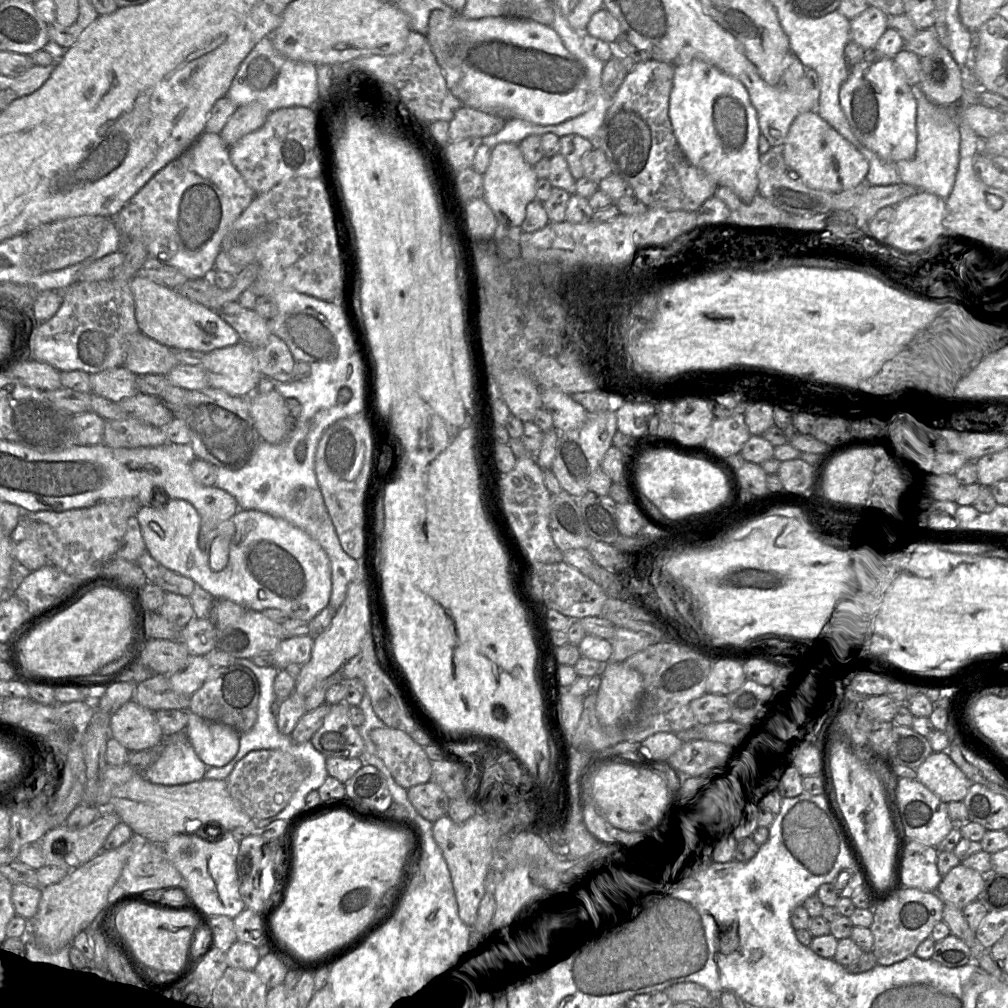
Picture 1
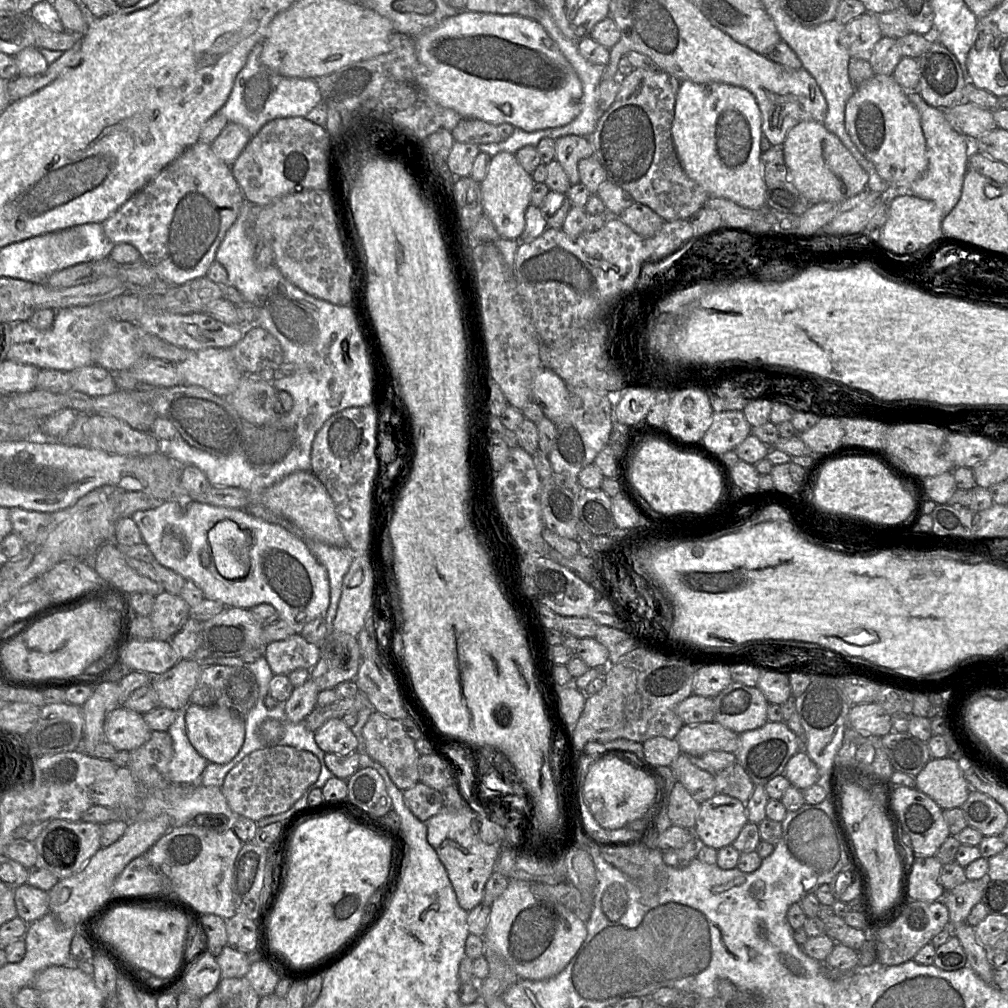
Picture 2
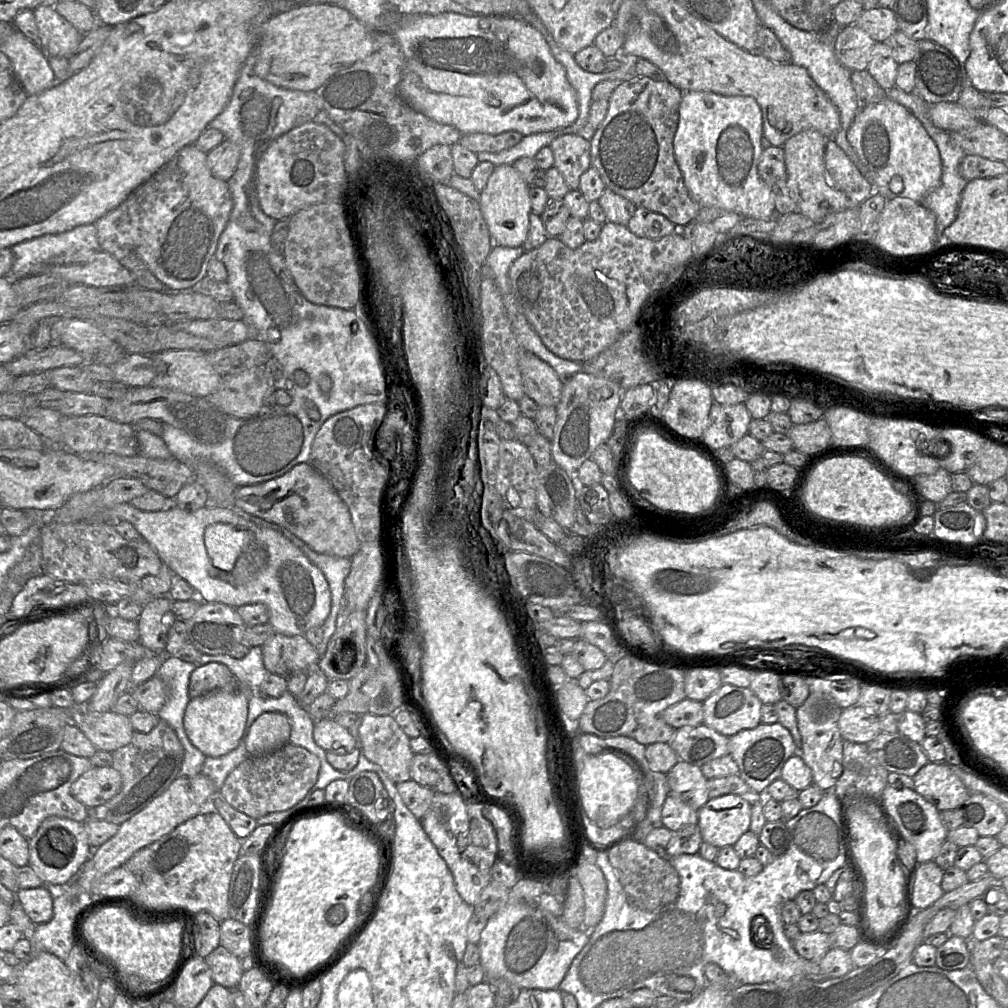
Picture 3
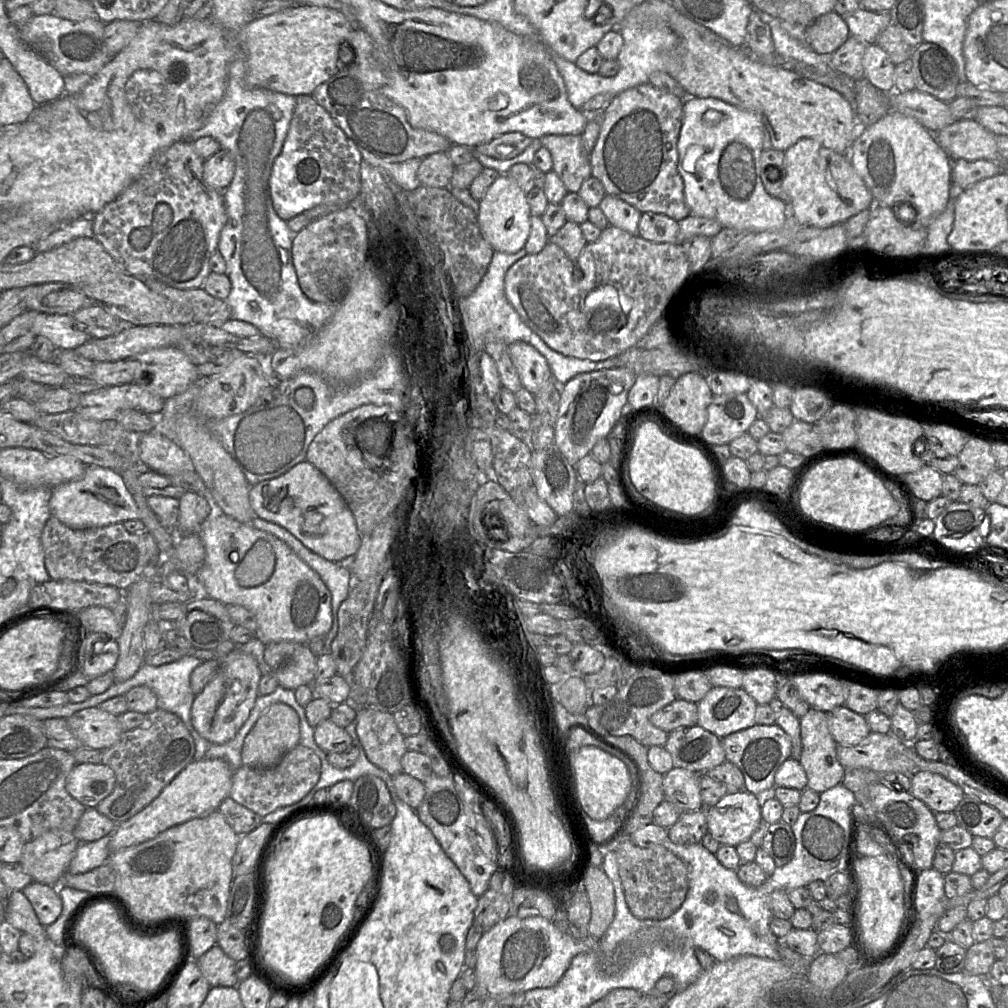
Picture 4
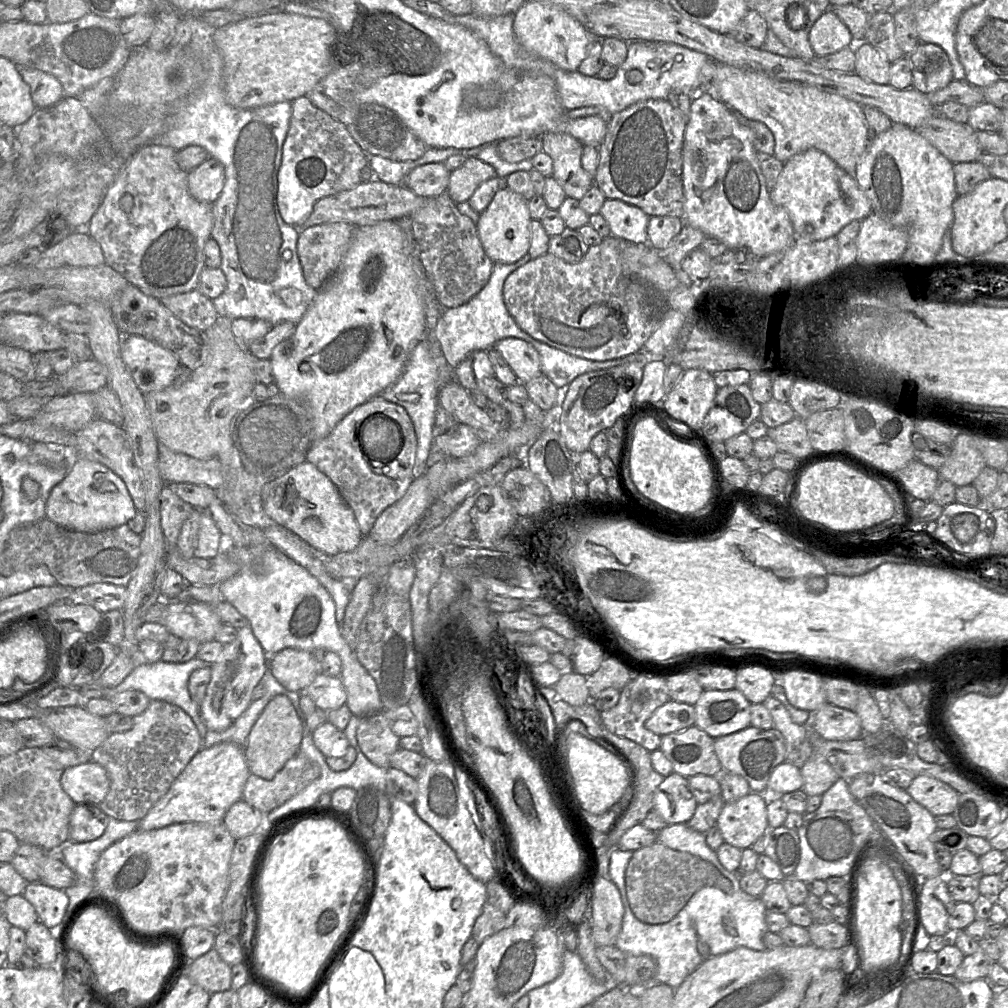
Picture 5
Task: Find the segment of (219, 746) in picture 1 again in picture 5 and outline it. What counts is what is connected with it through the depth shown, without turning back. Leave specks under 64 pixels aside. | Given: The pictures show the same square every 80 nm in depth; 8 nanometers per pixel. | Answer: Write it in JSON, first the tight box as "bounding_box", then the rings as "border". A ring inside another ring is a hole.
{"bounding_box":[199,626,267,730],"border":[[[251,626],[238,629],[234,641],[224,644],[223,651],[211,666],[211,680],[199,705],[201,718],[208,730],[228,728],[251,704],[252,691],[267,670],[266,652]]]}

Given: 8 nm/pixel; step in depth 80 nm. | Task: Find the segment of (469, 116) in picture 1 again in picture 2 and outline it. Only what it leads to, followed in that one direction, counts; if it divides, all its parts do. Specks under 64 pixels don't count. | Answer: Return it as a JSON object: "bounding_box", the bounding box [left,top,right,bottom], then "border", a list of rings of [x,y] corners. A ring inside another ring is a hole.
{"bounding_box":[451,118,514,145],"border":[[[461,118],[451,134],[456,142],[481,145],[502,142],[513,134],[514,129],[507,123],[494,125],[479,119]]]}

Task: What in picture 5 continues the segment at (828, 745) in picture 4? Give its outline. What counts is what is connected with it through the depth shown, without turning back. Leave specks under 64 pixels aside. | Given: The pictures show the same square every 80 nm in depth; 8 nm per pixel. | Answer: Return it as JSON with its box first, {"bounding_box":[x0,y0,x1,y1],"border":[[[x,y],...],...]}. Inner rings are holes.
{"bounding_box":[800,754,840,796],"border":[[[814,754],[800,768],[803,777],[803,791],[807,796],[822,795],[840,777],[833,767]]]}

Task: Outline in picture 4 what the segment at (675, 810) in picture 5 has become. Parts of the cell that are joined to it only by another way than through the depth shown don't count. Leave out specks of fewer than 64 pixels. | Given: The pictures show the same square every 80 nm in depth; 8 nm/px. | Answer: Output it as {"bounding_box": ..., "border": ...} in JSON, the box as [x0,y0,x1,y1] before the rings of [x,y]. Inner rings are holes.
{"bounding_box":[663,767,703,812],"border":[[[674,767],[663,776],[664,800],[677,806],[682,812],[703,808],[700,795],[700,774],[685,768]]]}

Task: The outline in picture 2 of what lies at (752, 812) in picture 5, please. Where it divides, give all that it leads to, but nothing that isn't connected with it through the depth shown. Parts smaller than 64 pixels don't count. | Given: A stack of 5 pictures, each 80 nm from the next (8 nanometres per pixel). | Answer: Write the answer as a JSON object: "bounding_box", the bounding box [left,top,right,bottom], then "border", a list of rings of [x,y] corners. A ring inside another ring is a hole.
{"bounding_box":[694,794,748,850],"border":[[[725,794],[700,803],[694,835],[702,845],[719,850],[731,845],[748,822],[746,805]]]}

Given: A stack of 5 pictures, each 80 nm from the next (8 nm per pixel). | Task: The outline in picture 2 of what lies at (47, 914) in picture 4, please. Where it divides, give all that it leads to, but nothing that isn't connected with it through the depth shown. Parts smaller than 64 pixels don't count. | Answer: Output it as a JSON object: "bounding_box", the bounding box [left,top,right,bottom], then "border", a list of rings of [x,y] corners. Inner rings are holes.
{"bounding_box":[14,884,49,925],"border":[[[23,884],[14,889],[18,916],[28,925],[49,913],[48,892]]]}

